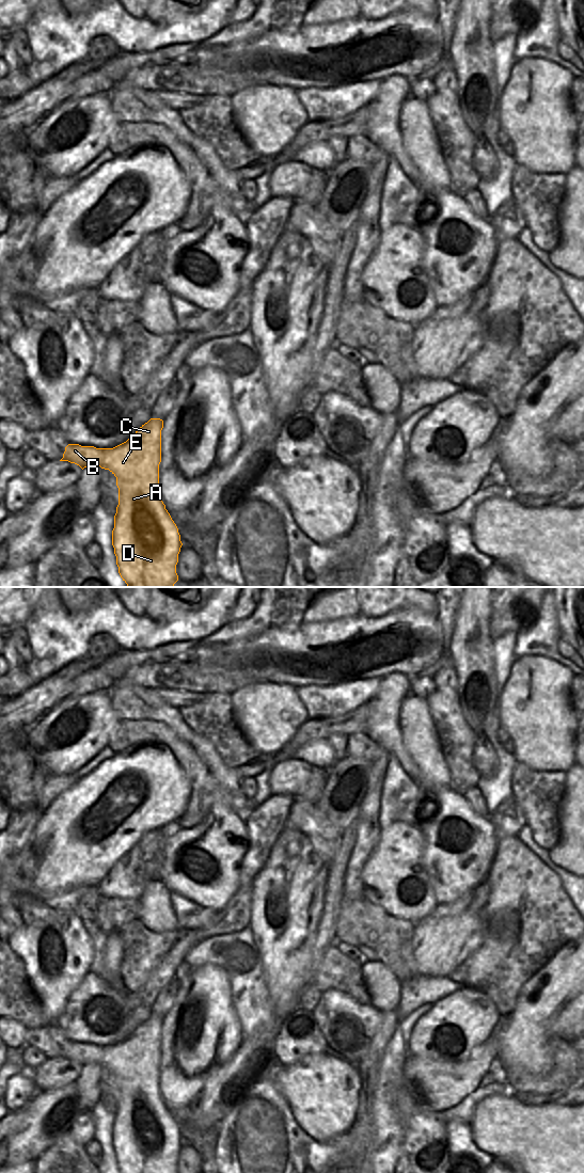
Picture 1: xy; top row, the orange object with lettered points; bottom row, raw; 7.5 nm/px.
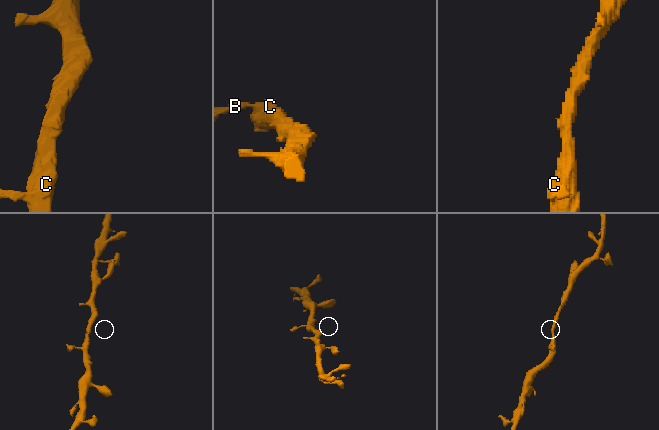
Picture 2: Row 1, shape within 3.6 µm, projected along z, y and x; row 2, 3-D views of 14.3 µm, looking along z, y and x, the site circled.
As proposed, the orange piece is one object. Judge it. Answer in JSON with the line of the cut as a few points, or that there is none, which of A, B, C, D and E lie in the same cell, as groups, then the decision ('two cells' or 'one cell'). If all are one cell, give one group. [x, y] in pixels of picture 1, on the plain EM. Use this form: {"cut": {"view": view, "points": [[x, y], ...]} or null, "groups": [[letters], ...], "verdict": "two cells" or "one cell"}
{"cut": null, "groups": [["A", "B", "C", "D", "E"]], "verdict": "one cell"}

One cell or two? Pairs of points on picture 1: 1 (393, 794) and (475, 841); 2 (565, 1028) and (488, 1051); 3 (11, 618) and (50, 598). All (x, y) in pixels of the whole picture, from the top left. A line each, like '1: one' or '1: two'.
1: two
2: two
3: one

